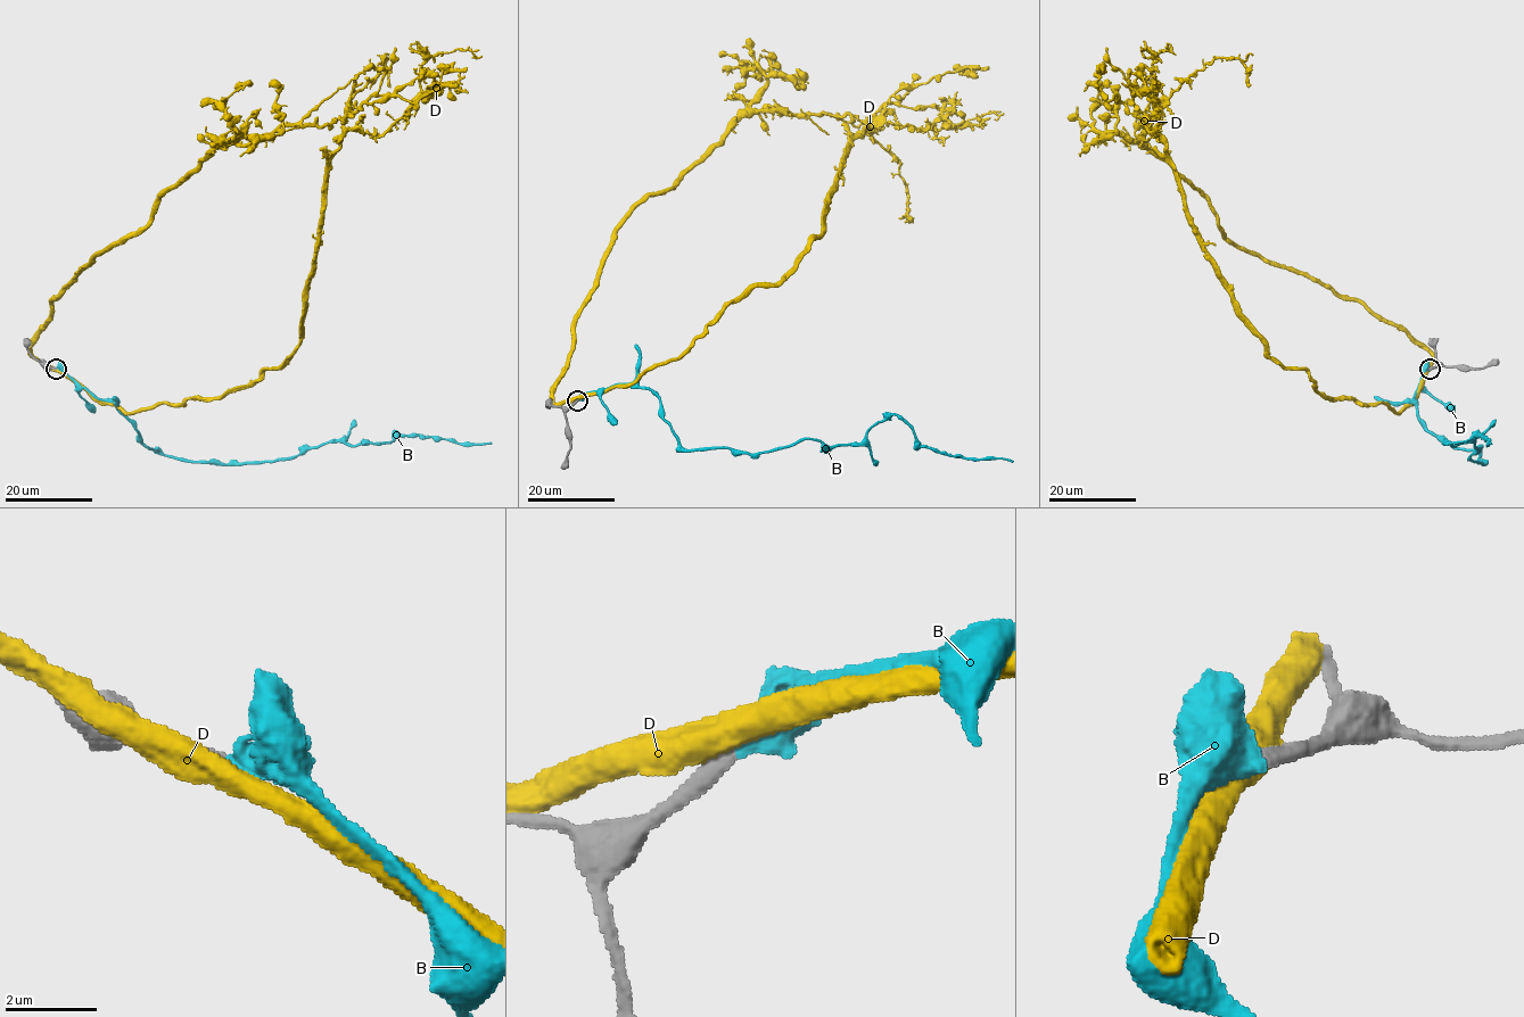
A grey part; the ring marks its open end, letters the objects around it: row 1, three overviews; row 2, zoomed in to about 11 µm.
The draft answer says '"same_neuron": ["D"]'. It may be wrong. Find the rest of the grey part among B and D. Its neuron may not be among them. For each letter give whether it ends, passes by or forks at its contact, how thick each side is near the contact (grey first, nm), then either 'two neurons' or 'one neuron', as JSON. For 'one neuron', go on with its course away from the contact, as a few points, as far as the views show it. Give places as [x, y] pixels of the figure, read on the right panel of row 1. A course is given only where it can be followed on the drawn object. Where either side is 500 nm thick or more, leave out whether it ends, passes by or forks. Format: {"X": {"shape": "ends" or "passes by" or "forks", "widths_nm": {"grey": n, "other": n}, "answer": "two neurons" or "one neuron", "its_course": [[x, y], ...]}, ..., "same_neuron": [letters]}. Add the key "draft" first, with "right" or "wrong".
{"draft": "wrong", "B": {"widths_nm": {"grey": 380, "other": 550}, "answer": "one neuron", "its_course": [[1430, 368], [1416, 416], [1481, 464], [1468, 459], [1473, 443], [1443, 444], [1490, 443]]}, "D": {"widths_nm": {"grey": 440, "other": 600}, "answer": "two neurons"}, "same_neuron": ["B"]}

